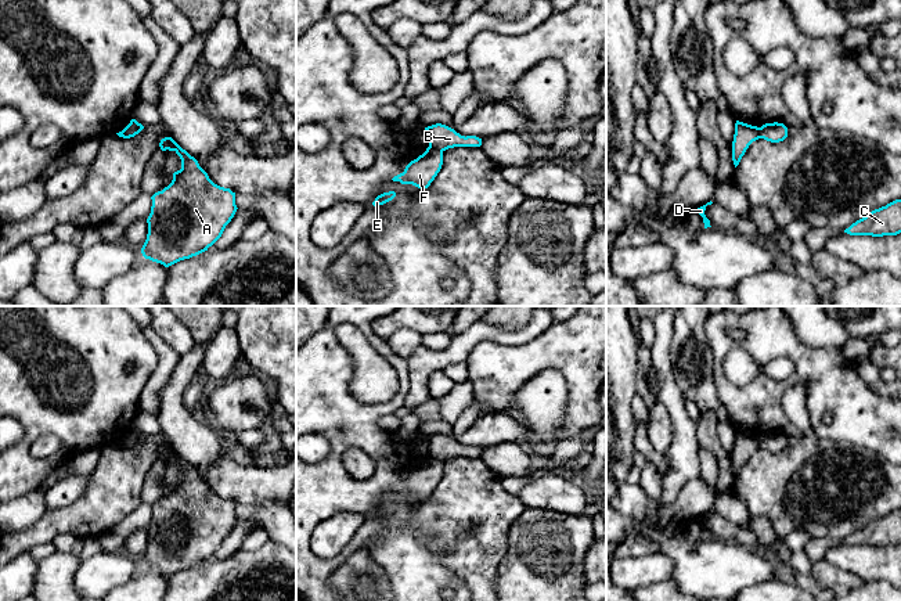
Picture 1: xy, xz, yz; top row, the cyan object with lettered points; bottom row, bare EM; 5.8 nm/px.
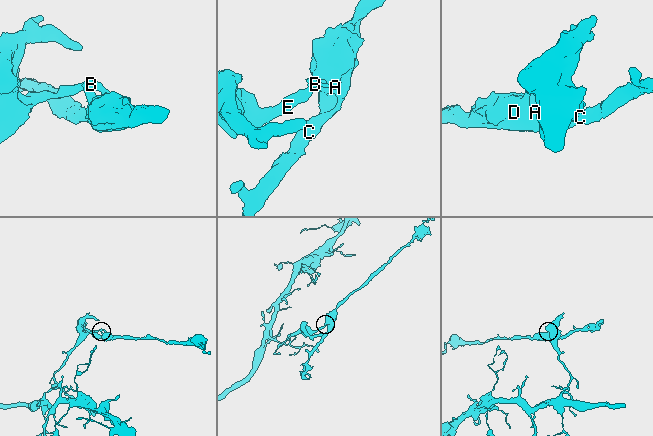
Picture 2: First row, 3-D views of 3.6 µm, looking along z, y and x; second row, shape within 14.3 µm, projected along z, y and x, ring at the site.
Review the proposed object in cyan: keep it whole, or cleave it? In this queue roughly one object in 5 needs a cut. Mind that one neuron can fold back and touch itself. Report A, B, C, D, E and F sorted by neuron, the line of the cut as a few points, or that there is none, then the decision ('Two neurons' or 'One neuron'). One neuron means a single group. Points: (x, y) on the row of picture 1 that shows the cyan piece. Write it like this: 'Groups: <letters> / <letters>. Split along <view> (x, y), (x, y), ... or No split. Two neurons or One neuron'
Groups: A B C D / E F. Split along xz (429, 146), (442, 153). Two neurons

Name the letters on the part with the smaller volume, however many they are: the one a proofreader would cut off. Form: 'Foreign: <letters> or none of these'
Foreign: A, B, C, D

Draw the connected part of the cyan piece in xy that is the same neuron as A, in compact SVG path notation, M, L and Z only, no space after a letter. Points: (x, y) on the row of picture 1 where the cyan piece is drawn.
M172 137L162 138L159 147L162 151L174 151L181 159L181 169L173 173L173 180L167 187L151 197L148 234L141 253L145 259L169 267L208 251L221 237L238 208L235 192L215 184L198 161Z

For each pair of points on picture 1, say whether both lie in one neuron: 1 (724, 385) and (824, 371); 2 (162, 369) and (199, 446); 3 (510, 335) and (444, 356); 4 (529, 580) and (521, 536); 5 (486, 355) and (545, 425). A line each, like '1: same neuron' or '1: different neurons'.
1: same neuron
2: different neurons
3: same neuron
4: same neuron
5: different neurons

